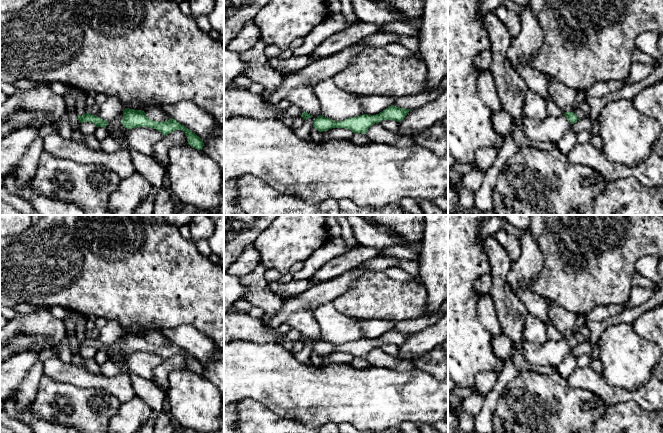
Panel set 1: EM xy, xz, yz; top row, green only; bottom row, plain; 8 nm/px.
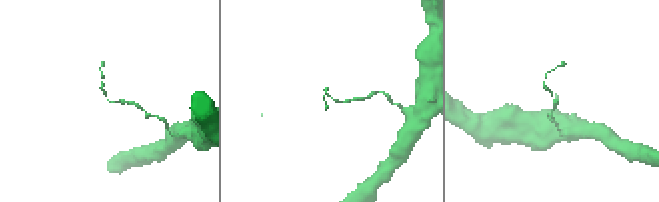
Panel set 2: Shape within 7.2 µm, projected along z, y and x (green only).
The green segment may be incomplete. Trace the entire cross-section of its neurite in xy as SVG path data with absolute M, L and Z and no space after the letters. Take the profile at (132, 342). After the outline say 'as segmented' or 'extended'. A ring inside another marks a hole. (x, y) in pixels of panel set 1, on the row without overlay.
M125 332L123 339L122 349L124 352L150 351L160 355L164 360L175 354L183 354L186 357L188 368L191 371L202 374L204 370L204 366L199 360L175 343L169 342L167 345L157 346L149 343L144 335L130 332Z; as segmented

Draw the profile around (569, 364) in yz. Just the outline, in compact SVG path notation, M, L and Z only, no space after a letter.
M571 351L565 356L564 360L557 366L557 372L566 379L577 368L577 358Z

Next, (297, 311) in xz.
M357 266L337 278L311 286L304 293L285 300L275 315L265 315L261 320L269 329L278 329L282 324L288 323L291 329L298 330L310 339L319 340L321 328L312 309L323 303L333 302L367 272L368 270Z

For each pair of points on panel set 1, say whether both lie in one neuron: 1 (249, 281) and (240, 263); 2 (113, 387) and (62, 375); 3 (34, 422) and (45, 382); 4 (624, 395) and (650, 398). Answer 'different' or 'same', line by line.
1: different
2: same
3: different
4: same

